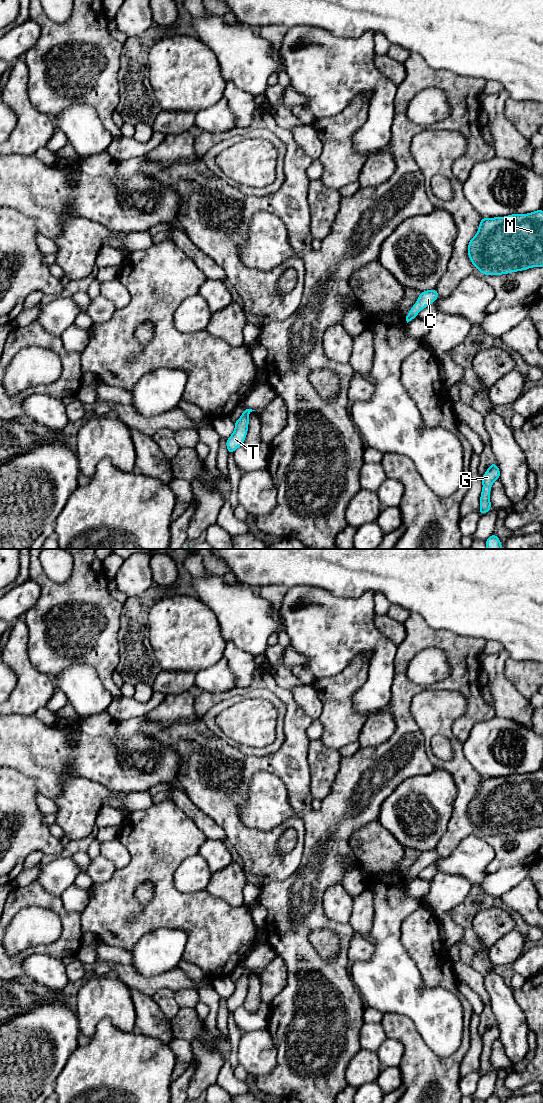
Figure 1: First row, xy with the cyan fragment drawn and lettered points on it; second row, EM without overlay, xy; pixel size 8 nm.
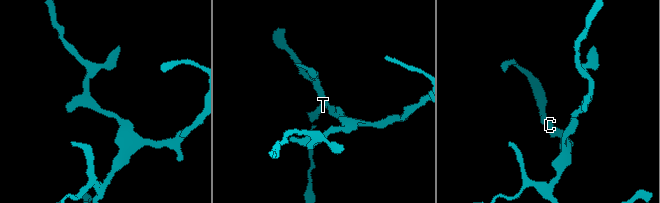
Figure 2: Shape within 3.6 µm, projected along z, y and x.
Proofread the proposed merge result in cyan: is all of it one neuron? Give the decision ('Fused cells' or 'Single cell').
Single cell

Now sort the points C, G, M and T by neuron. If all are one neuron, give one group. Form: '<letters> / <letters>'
C G M T

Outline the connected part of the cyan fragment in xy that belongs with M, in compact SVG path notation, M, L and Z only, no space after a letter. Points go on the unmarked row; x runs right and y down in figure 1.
M543 770L481 778L478 792L468 804L468 815L472 824L484 835L501 835L543 827Z

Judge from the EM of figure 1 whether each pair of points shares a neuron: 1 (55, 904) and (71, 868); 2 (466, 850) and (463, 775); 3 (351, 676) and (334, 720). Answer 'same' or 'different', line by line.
1: different
2: different
3: same

